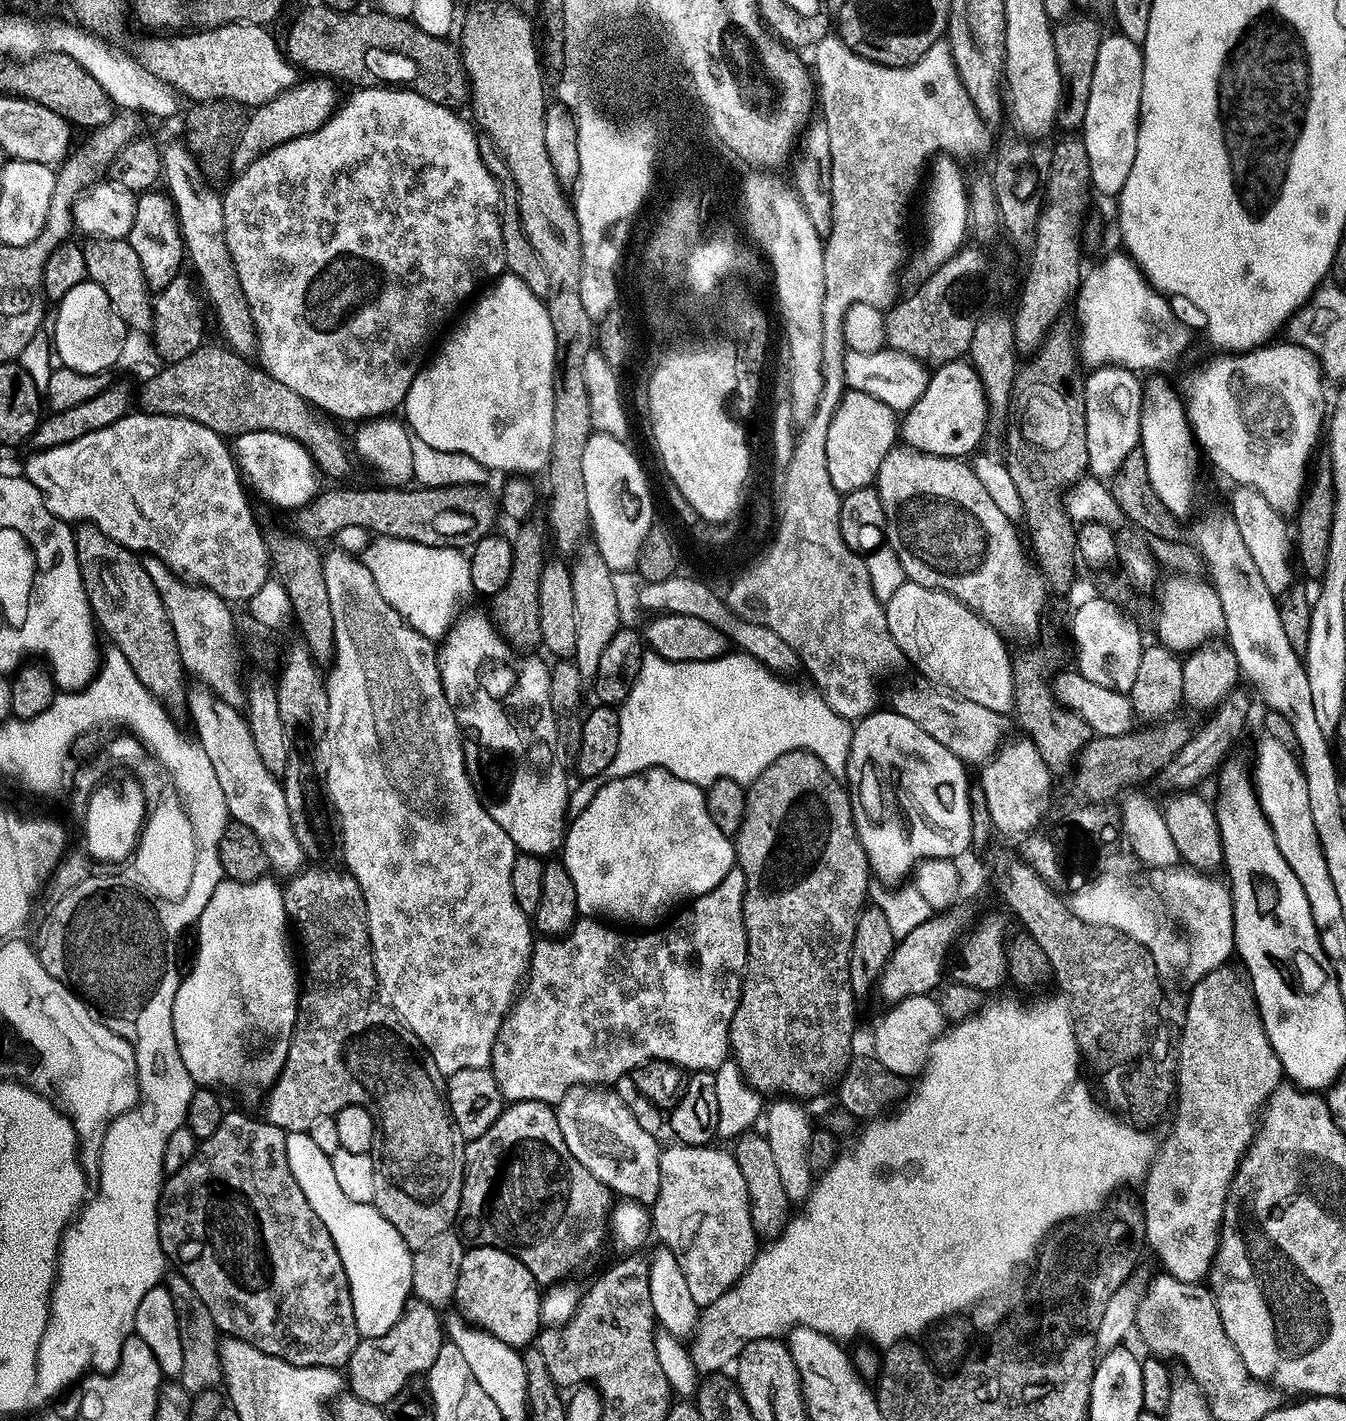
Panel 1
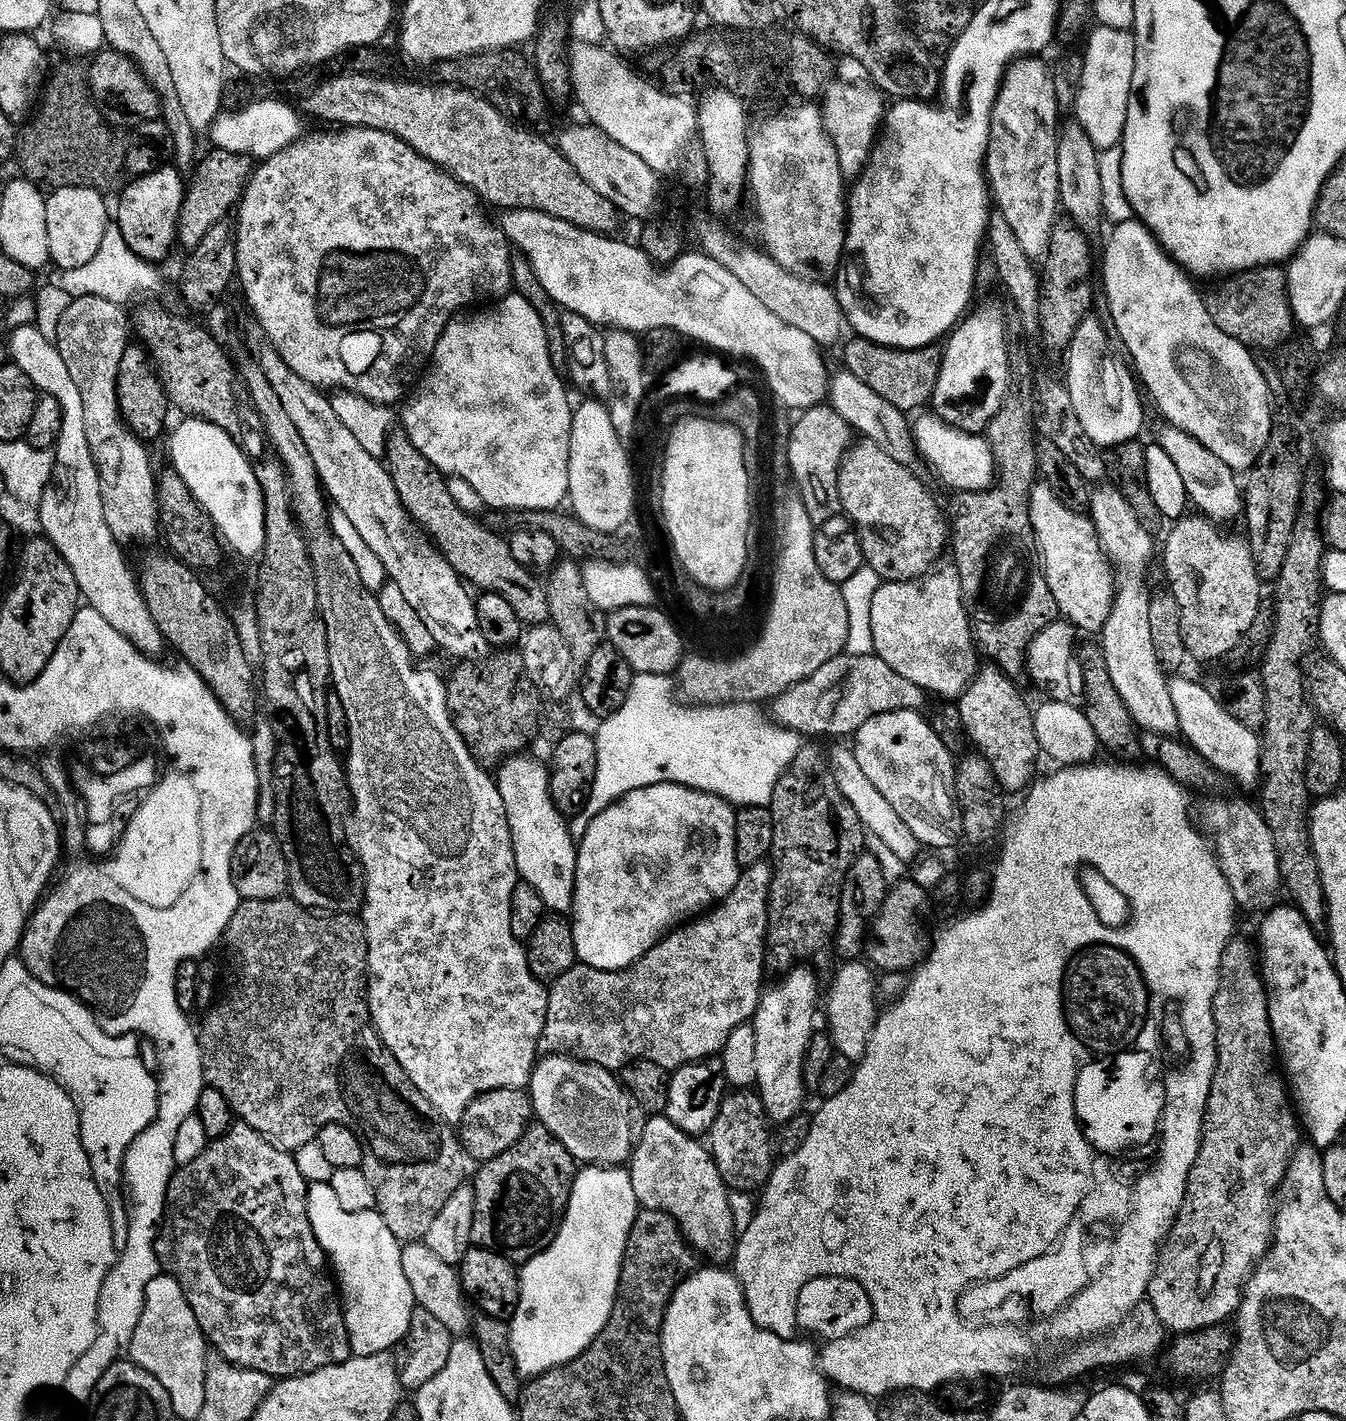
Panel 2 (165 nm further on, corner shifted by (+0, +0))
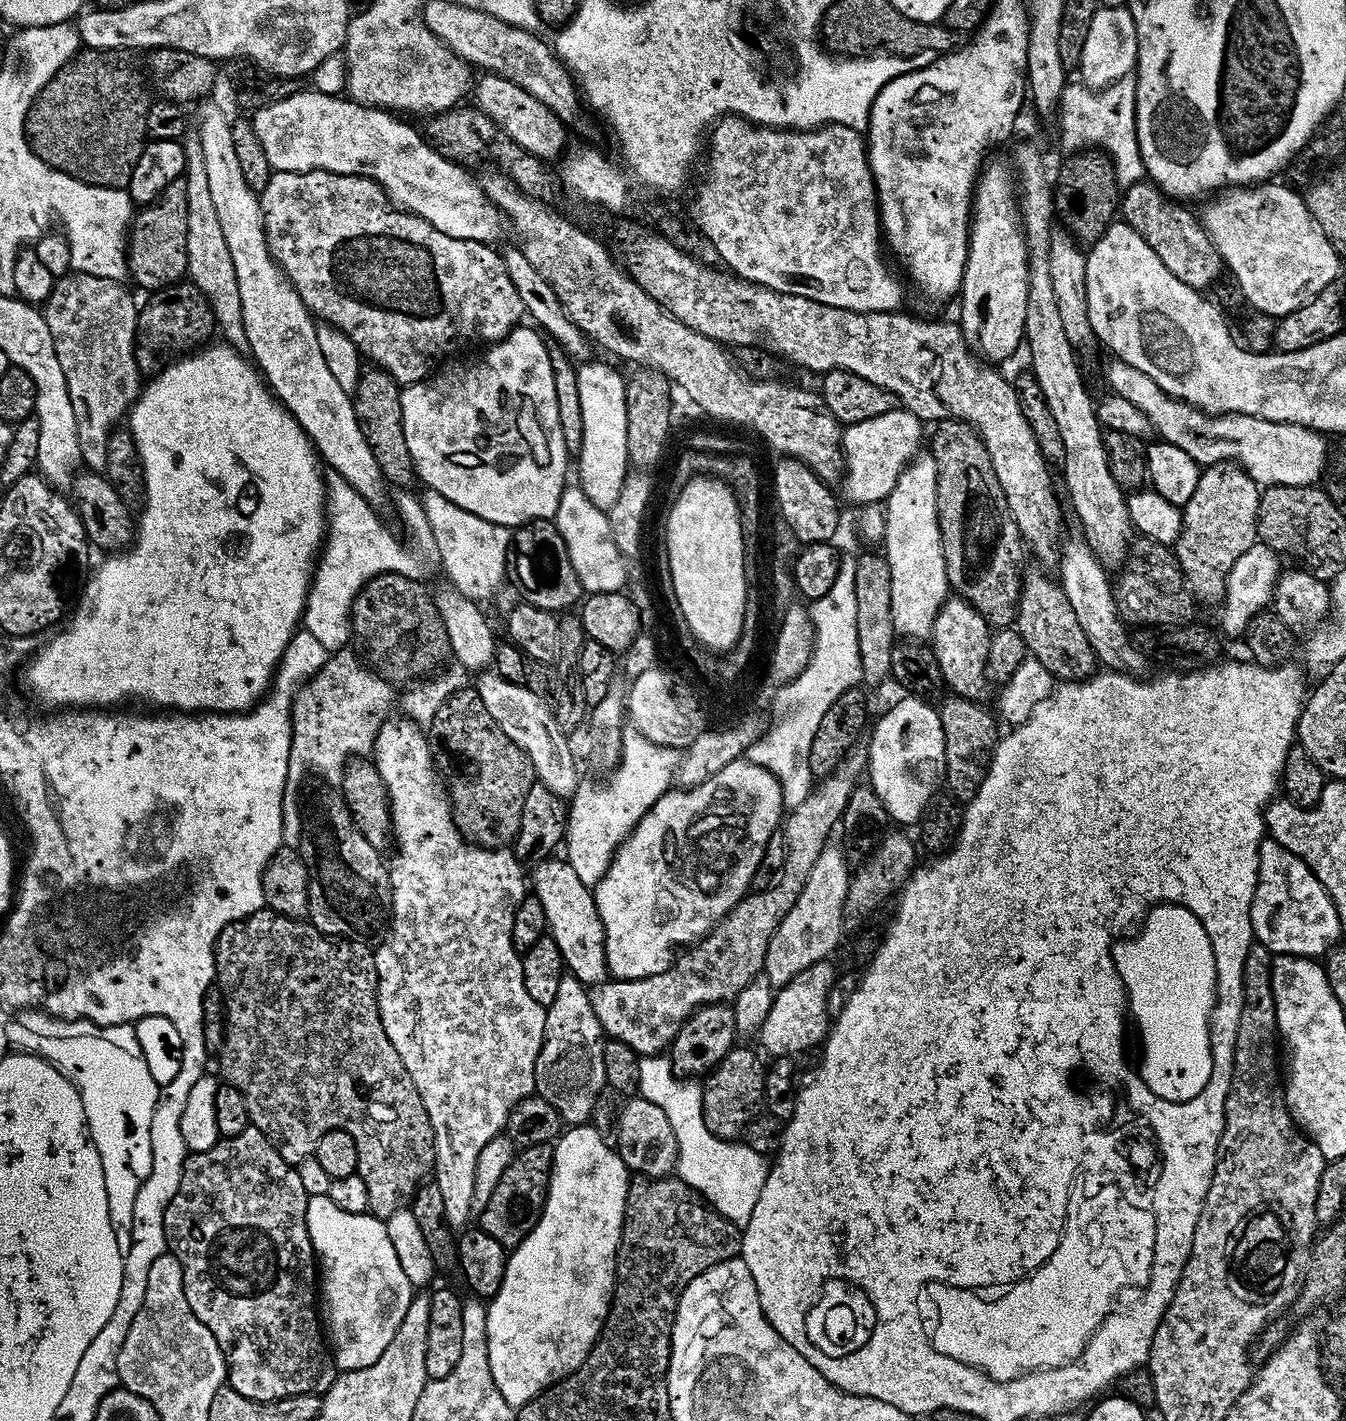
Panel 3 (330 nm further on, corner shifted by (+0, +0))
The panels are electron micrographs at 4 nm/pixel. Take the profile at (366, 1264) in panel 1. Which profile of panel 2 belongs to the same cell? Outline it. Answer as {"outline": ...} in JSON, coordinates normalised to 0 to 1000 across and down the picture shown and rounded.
{"outline":[[[244,832],[230,833],[228,856],[250,897],[260,942],[259,951],[264,954],[274,954],[292,949],[292,946],[298,945],[303,937],[305,925],[309,920],[299,893],[298,875],[279,851],[254,852]]]}

